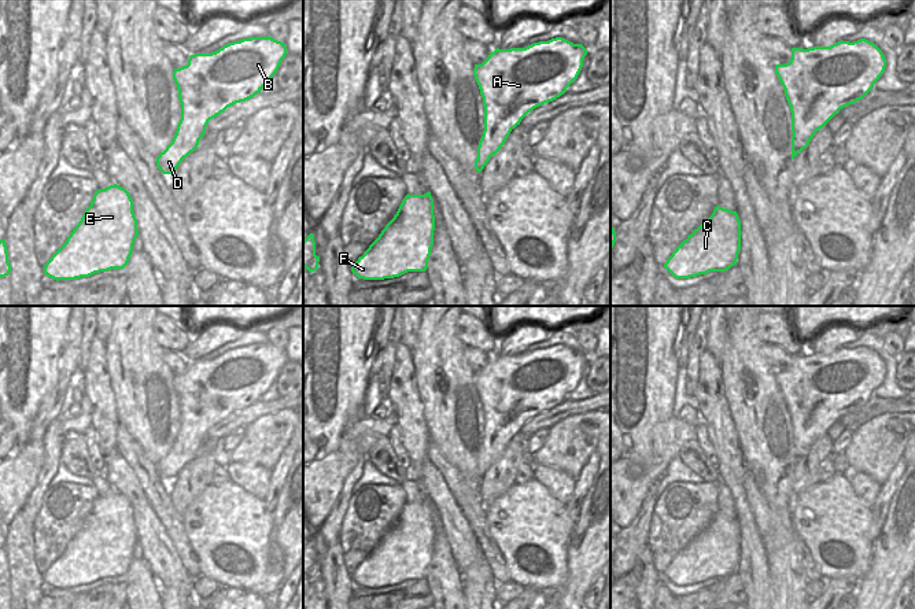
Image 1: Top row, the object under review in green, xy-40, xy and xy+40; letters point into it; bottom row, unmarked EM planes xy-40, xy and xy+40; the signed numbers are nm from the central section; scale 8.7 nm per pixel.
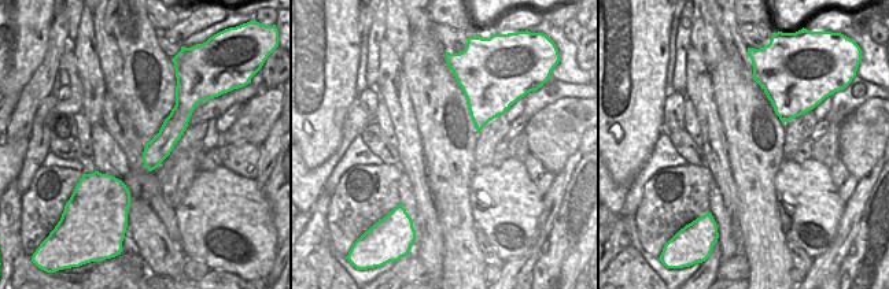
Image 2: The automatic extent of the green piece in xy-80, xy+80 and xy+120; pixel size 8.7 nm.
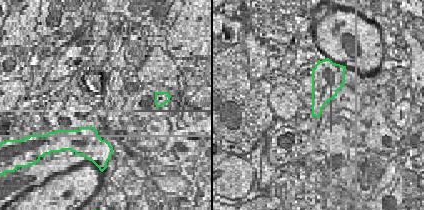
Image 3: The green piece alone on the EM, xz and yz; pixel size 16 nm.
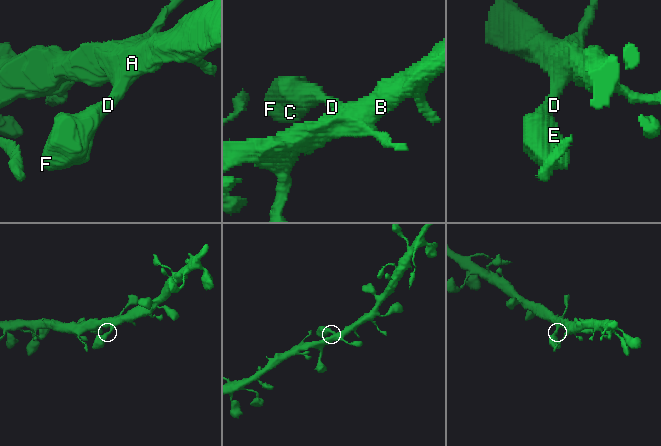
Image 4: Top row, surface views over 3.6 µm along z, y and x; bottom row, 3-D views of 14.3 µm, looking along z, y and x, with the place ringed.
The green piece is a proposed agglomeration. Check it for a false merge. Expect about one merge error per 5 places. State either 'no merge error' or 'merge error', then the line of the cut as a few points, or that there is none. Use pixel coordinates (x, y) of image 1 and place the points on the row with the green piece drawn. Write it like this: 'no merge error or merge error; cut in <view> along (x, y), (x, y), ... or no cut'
no merge error; no cut

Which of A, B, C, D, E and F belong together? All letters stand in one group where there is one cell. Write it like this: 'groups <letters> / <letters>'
groups A B C D E F

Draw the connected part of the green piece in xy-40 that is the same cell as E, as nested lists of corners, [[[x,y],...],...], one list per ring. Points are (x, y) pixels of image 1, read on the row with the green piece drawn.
[[[117,184],[97,189],[66,243],[45,263],[44,274],[59,281],[123,269],[137,236],[129,192]]]

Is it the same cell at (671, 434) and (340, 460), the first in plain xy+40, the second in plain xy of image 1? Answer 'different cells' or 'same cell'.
same cell

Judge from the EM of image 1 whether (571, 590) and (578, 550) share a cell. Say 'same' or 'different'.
same

